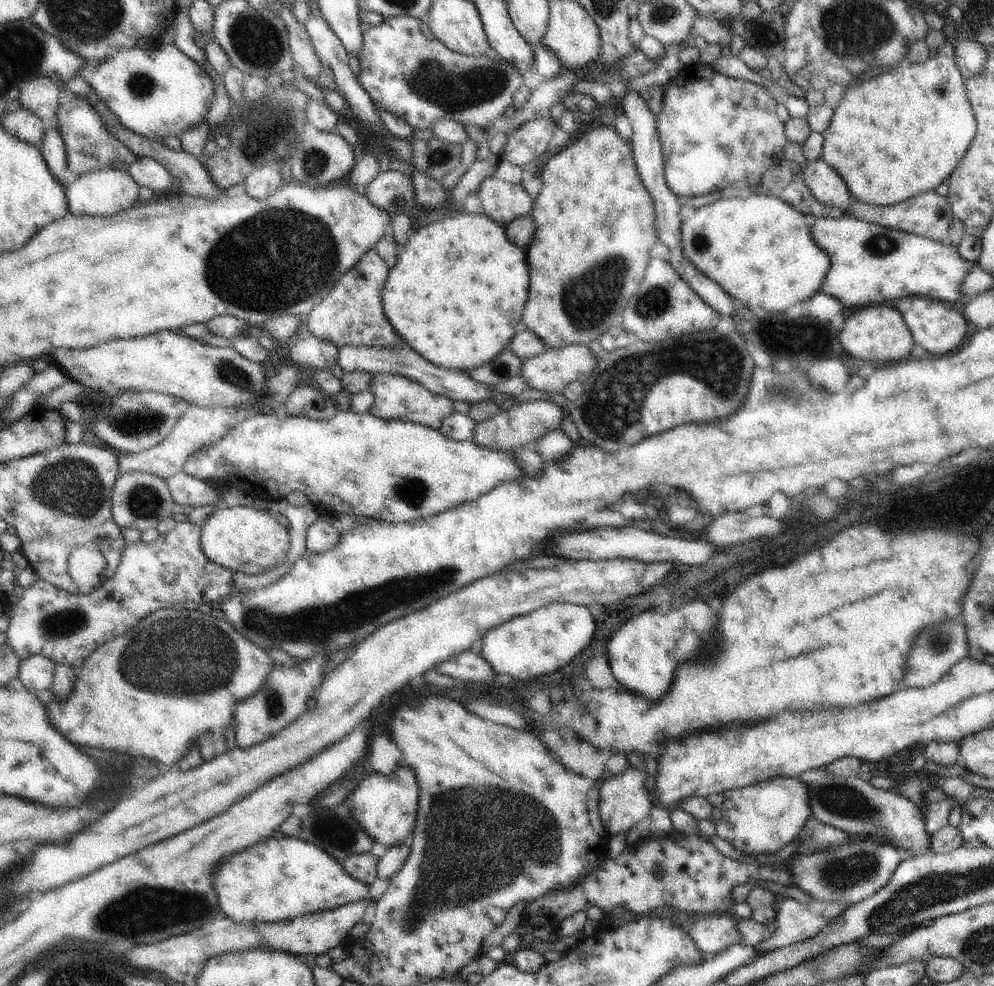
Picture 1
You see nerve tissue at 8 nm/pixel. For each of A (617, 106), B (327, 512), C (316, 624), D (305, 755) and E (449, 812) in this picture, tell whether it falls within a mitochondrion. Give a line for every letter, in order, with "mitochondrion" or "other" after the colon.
A: other
B: other
C: mitochondrion
D: other
E: mitochondrion

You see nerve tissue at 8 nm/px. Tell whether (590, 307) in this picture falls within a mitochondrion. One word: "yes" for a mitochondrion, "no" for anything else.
yes

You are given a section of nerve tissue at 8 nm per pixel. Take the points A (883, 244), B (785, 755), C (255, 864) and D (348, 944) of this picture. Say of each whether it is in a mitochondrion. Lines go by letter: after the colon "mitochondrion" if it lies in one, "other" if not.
A: mitochondrion
B: other
C: other
D: other

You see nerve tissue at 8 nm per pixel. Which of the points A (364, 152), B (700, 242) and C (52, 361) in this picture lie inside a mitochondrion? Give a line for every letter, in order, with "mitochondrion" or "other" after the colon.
A: other
B: mitochondrion
C: other

